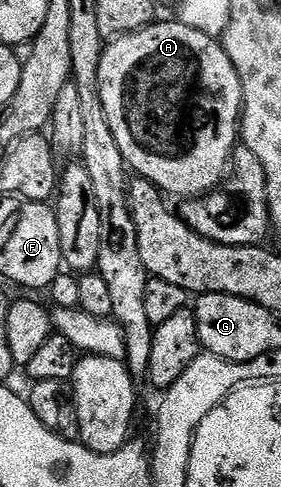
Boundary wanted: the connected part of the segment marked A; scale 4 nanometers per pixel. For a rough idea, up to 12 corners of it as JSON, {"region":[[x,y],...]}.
{"region":[[179,20],[111,39],[125,163],[191,200],[225,181],[242,80]]}

